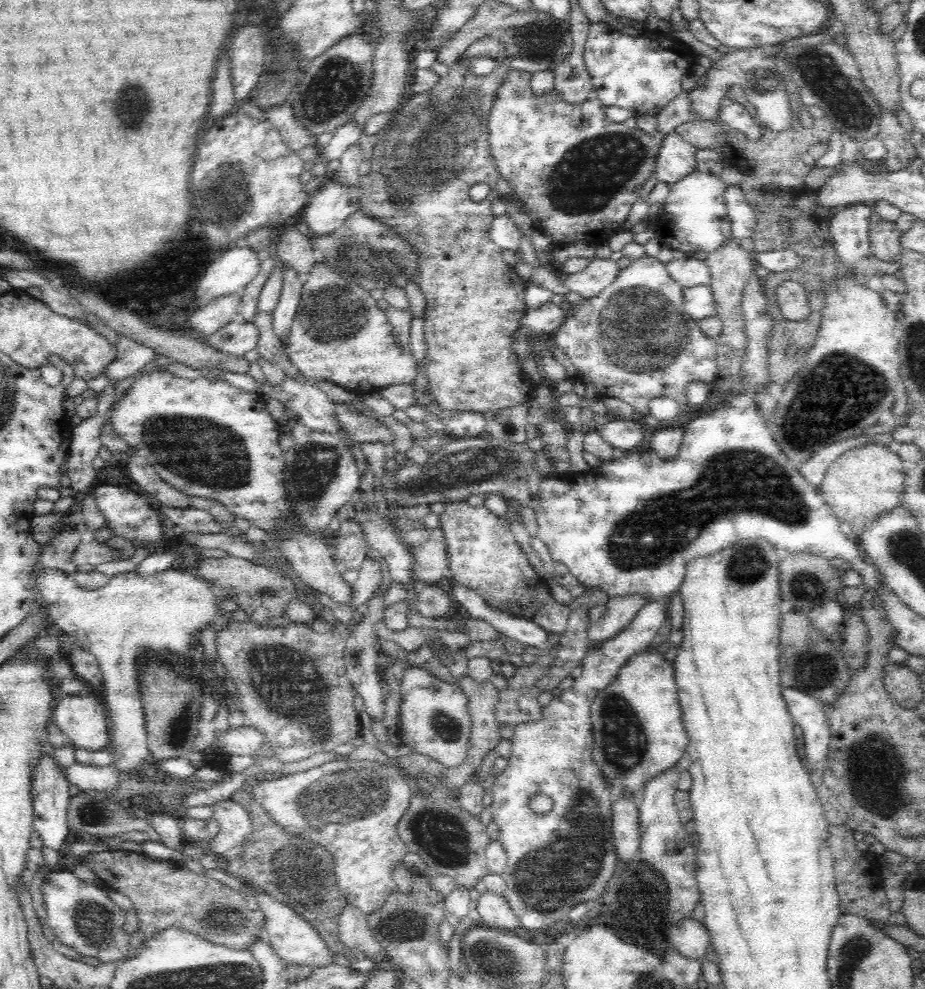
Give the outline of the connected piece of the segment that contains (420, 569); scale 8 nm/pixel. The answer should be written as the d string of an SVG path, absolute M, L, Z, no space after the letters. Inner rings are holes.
M439 528L429 531L427 541L411 548L411 553L411 576L420 587L441 584L450 579L446 539Z

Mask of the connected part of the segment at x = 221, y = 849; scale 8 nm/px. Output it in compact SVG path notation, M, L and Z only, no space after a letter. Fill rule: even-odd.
M232 798L219 801L211 807L220 832L214 839L208 839L209 854L232 861L241 854L246 840L252 833L248 811Z

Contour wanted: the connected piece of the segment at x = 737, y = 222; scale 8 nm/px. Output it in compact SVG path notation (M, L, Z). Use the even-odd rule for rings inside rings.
M729 186L724 193L725 208L727 209L728 219L731 220L731 237L740 242L743 238L752 237L757 220L754 212L746 199L744 191L736 186Z

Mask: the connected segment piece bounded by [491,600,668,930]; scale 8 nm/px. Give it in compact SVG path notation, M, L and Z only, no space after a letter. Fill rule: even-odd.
M667 600L652 601L647 602L639 611L638 614L632 619L632 622L616 636L613 636L611 639L603 640L599 642L595 647L590 647L587 652L586 658L582 661L582 676L577 678L574 681L574 685L571 688L568 688L563 693L554 697L554 699L547 706L543 706L542 710L542 720L538 721L529 721L526 724L520 724L514 728L514 734L511 736L512 742L512 754L508 758L509 764L506 769L503 770L503 773L500 773L495 778L495 783L493 784L492 798L493 802L491 804L492 811L492 822L496 822L496 825L500 828L500 837L498 841L504 847L504 852L507 856L507 864L505 866L504 872L502 872L502 878L506 883L506 890L504 897L508 901L508 904L511 906L511 909L514 911L514 914L518 917L521 927L526 928L526 930L542 930L542 928L550 928L553 924L558 923L558 920L566 918L567 914L571 911L571 908L574 908L577 904L583 903L584 901L602 901L604 894L606 894L606 888L608 888L608 880L612 878L612 872L614 872L614 866L618 863L617 856L615 855L615 846L612 840L612 811L611 804L614 798L614 792L612 788L608 788L610 784L605 780L596 766L596 763L592 761L592 746L594 746L594 737L592 733L592 718L591 718L591 707L592 702L595 700L597 693L599 691L607 688L612 681L616 679L618 671L620 668L628 662L636 654L636 652L644 652L658 629L664 625L668 624L667 620ZM535 794L545 794L553 800L553 807L550 809L548 814L535 814L534 809L528 805L528 800L532 798Z

